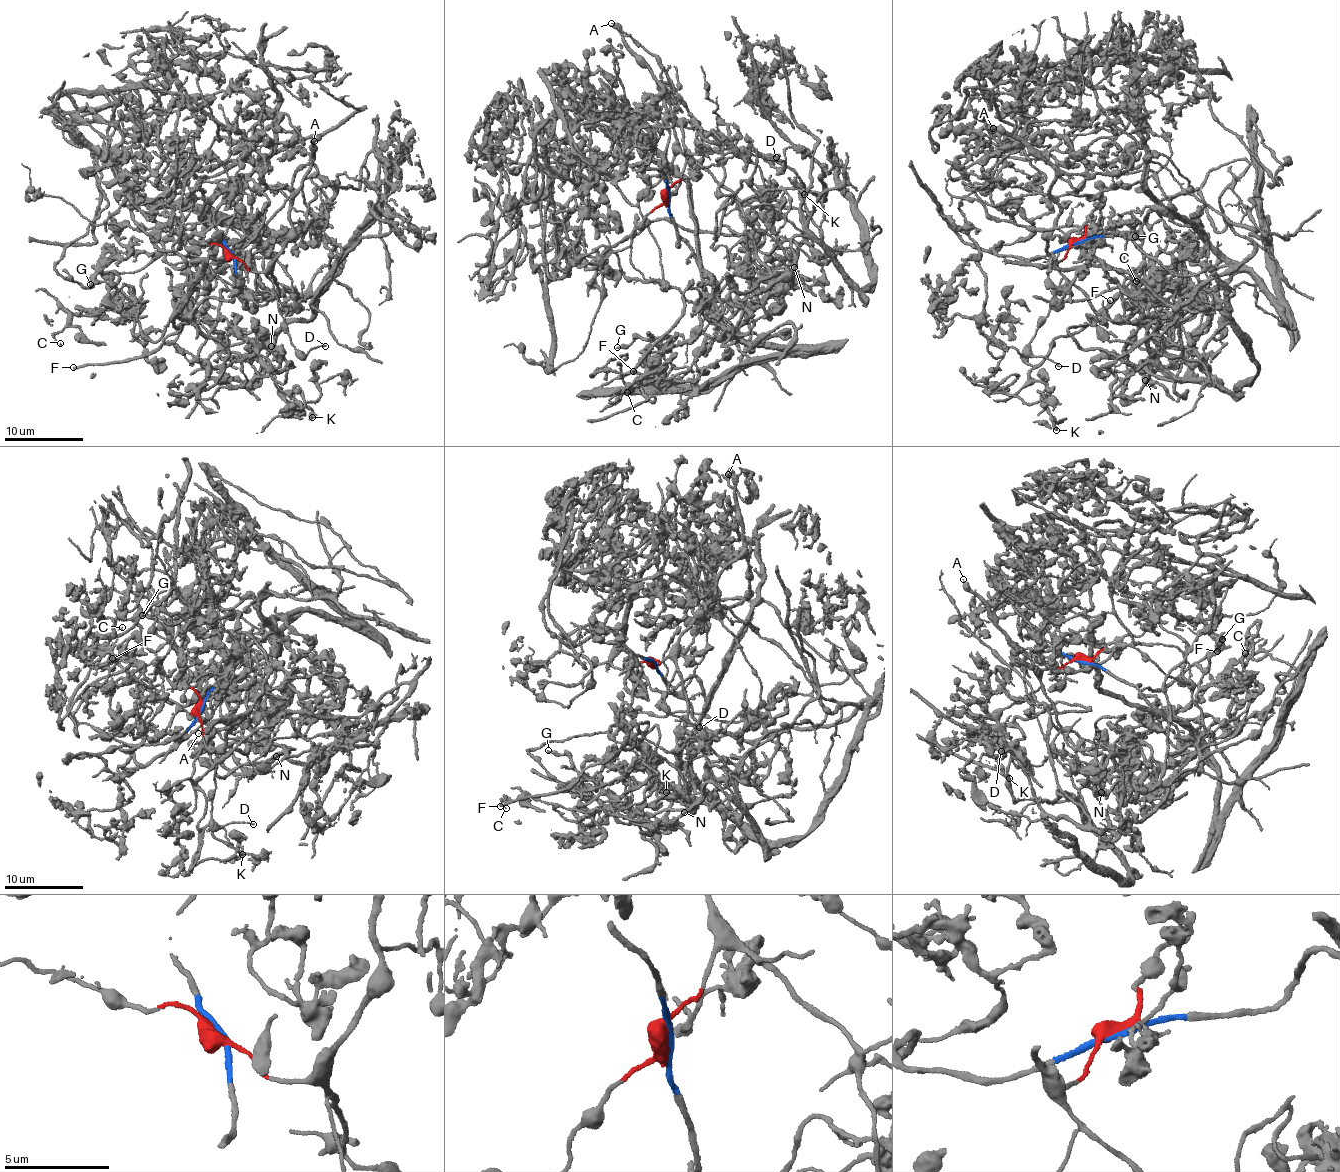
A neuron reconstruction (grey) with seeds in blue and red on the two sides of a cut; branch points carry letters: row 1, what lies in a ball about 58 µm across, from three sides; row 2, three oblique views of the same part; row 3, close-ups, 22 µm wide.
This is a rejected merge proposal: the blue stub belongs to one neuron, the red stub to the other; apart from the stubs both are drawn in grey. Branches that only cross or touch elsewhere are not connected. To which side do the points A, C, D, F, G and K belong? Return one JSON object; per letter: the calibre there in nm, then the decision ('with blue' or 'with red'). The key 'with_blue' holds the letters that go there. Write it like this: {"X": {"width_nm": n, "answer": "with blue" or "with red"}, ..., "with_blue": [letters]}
{"A": {"width_nm": 240, "answer": "with red"}, "C": {"width_nm": 50, "answer": "with blue"}, "D": {"width_nm": 130, "answer": "with red"}, "F": {"width_nm": 200, "answer": "with blue"}, "G": {"width_nm": 240, "answer": "with blue"}, "K": {"width_nm": 220, "answer": "with blue"}, "with_blue": ["C", "F", "G", "K"]}

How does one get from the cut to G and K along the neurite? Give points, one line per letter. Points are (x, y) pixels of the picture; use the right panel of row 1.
G: (1077, 242), (1135, 232), (1160, 211), (1232, 275), (1211, 289), (1166, 275), (1138, 322), (1158, 289), (1134, 235)
K: (1077, 242), (1160, 211), (1232, 275), (1154, 372), (1085, 325), (1055, 337), (1029, 375), (1055, 430)

